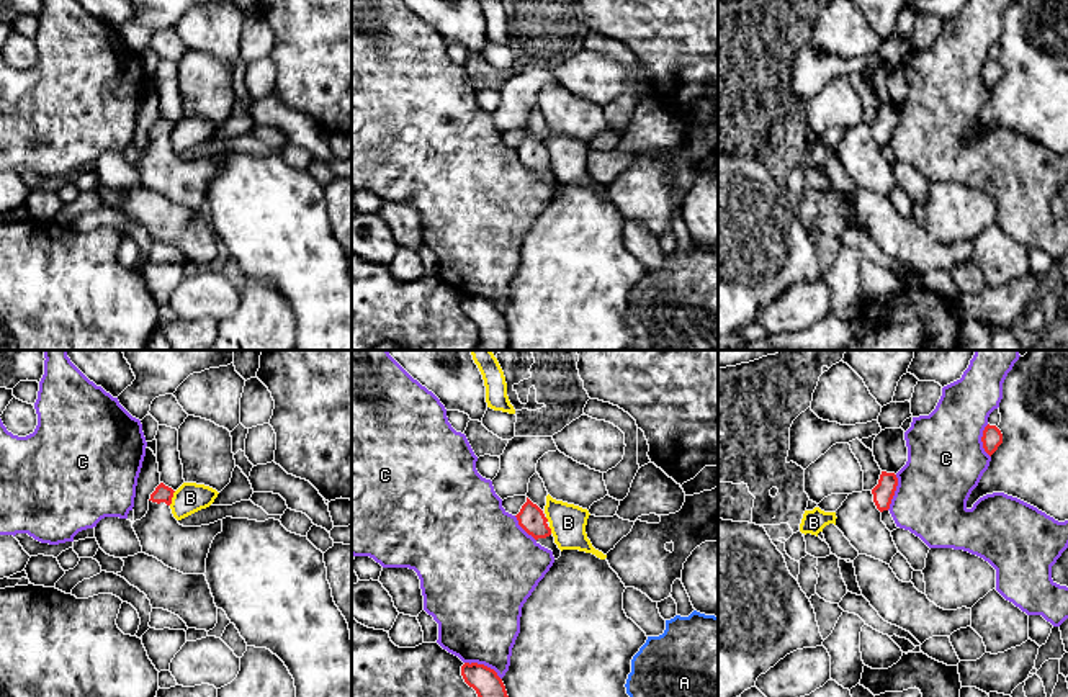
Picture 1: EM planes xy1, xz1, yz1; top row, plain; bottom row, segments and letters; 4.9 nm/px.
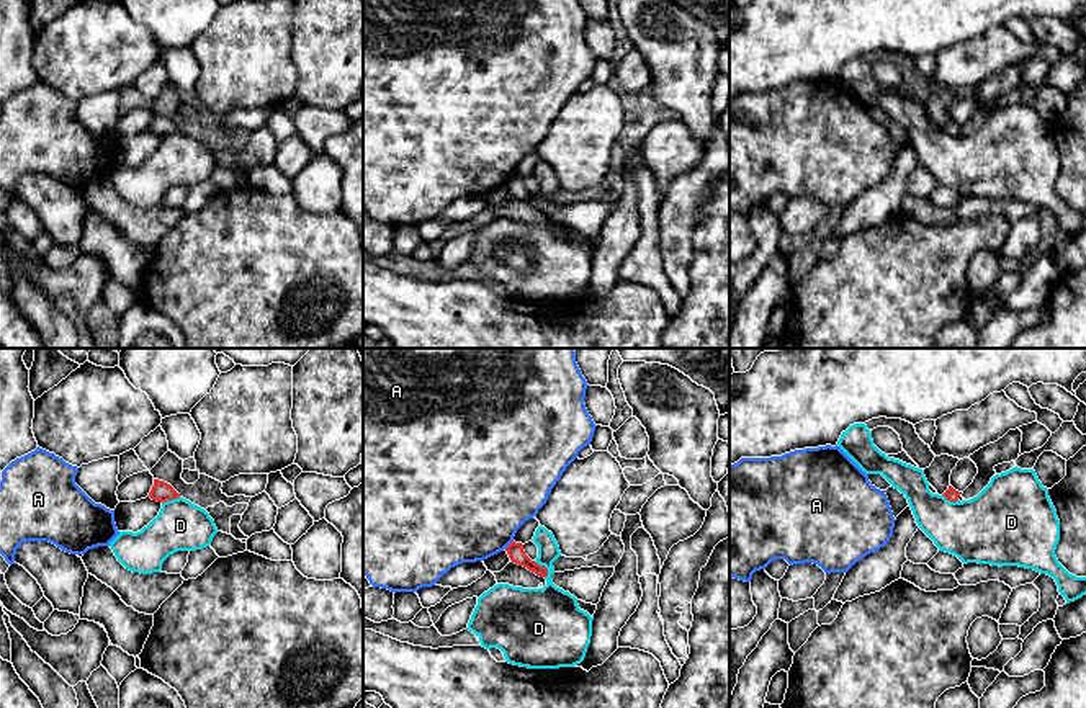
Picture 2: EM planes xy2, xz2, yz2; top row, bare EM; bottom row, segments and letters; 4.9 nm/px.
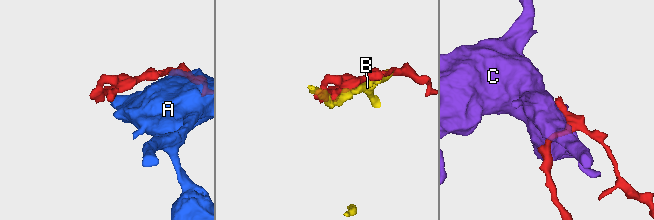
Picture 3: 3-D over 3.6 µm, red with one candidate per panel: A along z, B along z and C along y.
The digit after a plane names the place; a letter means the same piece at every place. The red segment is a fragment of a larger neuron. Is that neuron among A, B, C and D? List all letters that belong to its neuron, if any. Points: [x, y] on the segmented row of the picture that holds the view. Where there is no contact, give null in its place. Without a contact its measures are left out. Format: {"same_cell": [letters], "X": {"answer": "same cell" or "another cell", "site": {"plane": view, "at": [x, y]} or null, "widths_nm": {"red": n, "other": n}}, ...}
{"same_cell": [], "A": {"answer": "another cell", "site": {"plane": "xz2", "at": [509, 545]}, "widths_nm": {"red": 80, "other": 480}}, "B": {"answer": "another cell", "site": {"plane": "xy1", "at": [172, 496]}, "widths_nm": {"red": 90, "other": 150}}, "C": {"answer": "another cell", "site": {"plane": "xz1", "at": [483, 665]}, "widths_nm": {"red": 140, "other": 420}}, "D": {"answer": "another cell", "site": {"plane": "xz2", "at": [545, 568]}, "widths_nm": {"red": 80, "other": 320}}}

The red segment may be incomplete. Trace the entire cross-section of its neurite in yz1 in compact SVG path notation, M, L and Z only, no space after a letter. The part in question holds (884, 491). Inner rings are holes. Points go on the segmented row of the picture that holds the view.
M882 471L872 491L852 492L836 510L836 527L844 533L859 555L867 555L886 564L898 548L891 532L882 522L882 512L890 509L898 486L895 473Z

